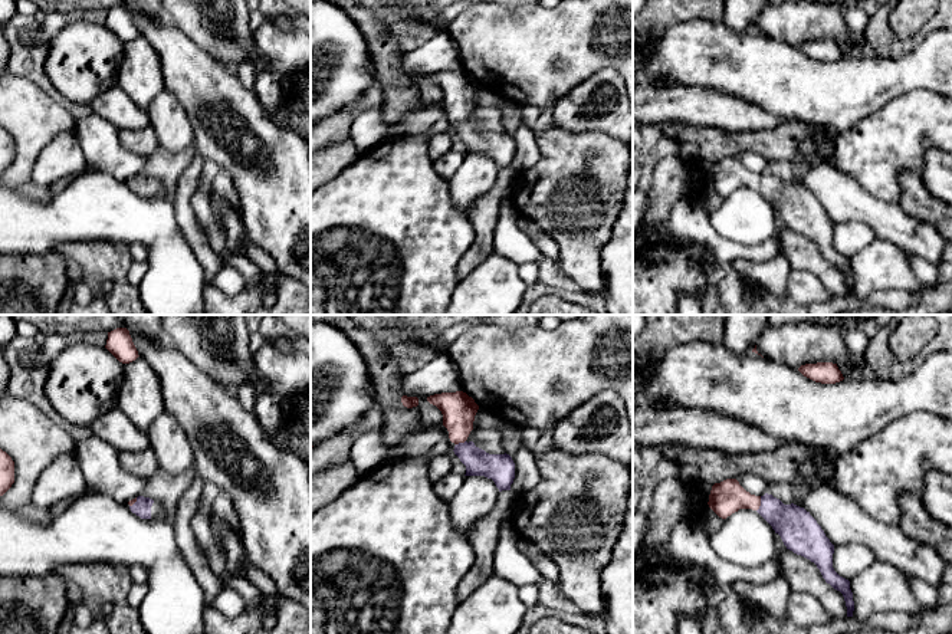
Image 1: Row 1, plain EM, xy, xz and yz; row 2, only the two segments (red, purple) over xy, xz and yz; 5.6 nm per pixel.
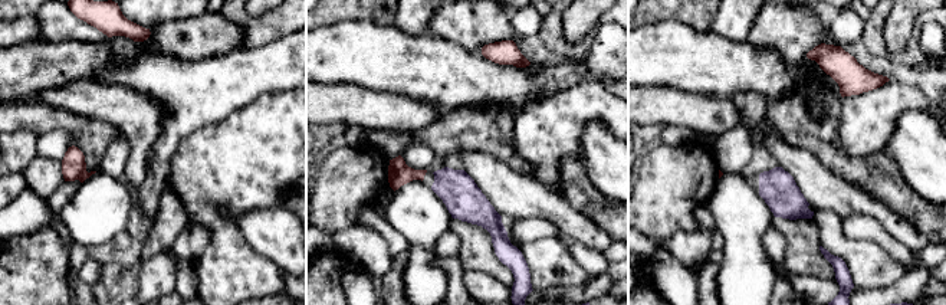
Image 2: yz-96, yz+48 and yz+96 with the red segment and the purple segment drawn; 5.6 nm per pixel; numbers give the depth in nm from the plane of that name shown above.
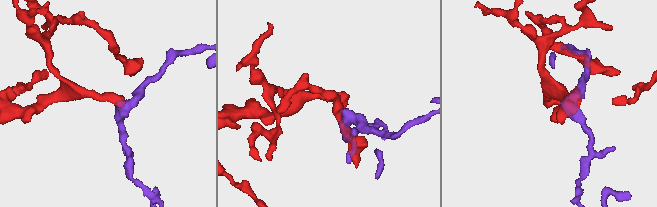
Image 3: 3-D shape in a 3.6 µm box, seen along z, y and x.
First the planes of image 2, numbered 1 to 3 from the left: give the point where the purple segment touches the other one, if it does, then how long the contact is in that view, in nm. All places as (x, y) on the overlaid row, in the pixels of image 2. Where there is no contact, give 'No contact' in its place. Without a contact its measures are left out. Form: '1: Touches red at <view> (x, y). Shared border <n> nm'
1: No contact
2: No contact
3: No contact

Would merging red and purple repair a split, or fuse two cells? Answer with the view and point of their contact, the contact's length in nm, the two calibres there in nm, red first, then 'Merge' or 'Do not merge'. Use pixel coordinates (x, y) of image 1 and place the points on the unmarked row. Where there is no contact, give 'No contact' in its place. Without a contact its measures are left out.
Touches red at yz (760, 181). Shared border 90 nm. Thickness 190 nm (red) against 220 nm. Merge

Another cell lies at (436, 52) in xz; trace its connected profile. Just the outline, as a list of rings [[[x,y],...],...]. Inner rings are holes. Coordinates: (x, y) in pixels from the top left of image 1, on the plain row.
[[[447,30],[436,32],[411,52],[403,52],[400,63],[403,69],[421,75],[456,70],[460,69],[460,52]]]

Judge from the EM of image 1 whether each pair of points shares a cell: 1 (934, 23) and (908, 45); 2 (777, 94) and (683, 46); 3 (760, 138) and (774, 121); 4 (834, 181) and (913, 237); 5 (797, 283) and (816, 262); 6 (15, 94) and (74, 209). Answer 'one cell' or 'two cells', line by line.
1: one cell
2: one cell
3: two cells
4: one cell
5: two cells
6: two cells

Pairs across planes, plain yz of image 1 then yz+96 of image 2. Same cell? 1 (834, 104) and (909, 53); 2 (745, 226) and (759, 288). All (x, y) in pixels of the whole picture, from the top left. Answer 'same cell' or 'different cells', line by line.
1: different cells
2: same cell

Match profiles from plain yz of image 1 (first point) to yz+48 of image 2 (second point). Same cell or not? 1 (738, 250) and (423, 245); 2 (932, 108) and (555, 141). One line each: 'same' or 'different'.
1: different
2: same

